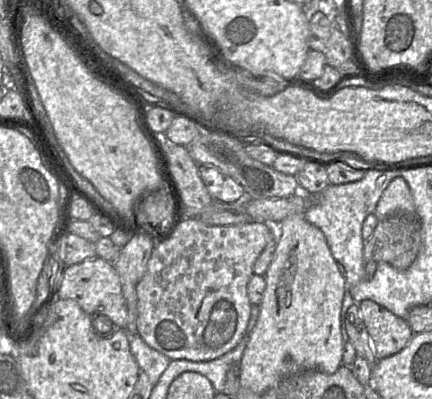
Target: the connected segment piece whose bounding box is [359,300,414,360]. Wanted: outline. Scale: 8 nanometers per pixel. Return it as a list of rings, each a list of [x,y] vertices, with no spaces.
[[[363,300],[359,308],[378,360],[400,352],[412,339],[408,322],[376,302]]]

